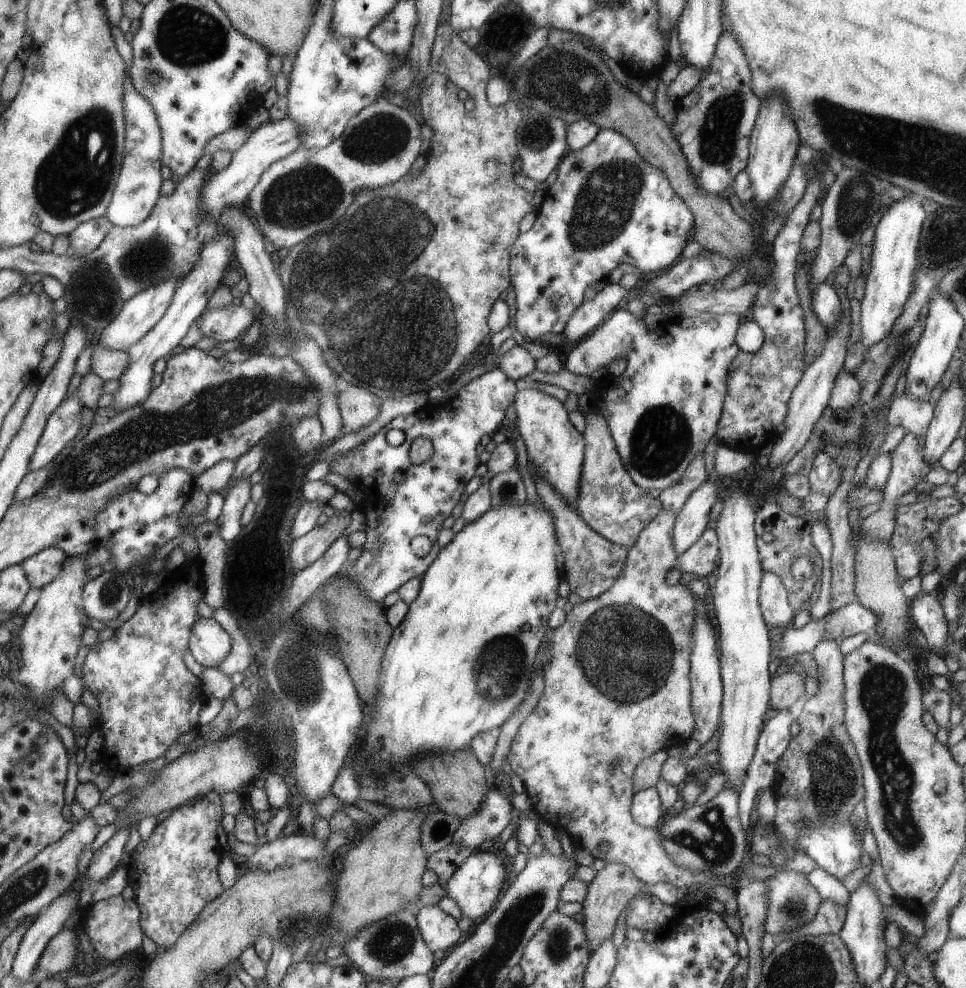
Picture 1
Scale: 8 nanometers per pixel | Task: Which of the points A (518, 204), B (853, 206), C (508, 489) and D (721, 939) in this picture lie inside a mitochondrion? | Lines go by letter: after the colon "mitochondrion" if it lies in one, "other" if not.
A: other
B: mitochondrion
C: mitochondrion
D: other

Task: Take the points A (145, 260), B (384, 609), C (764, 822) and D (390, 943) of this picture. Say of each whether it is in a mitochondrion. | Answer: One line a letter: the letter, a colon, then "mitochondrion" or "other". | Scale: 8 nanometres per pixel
A: mitochondrion
B: other
C: other
D: mitochondrion

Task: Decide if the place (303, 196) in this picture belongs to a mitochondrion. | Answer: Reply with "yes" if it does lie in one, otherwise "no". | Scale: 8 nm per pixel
yes

